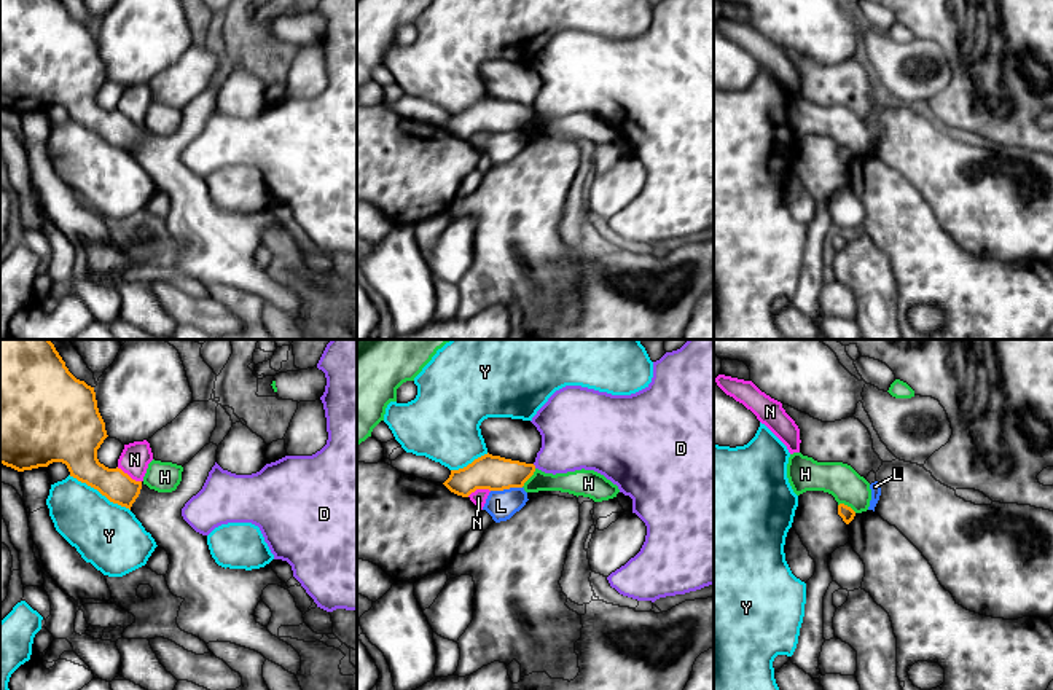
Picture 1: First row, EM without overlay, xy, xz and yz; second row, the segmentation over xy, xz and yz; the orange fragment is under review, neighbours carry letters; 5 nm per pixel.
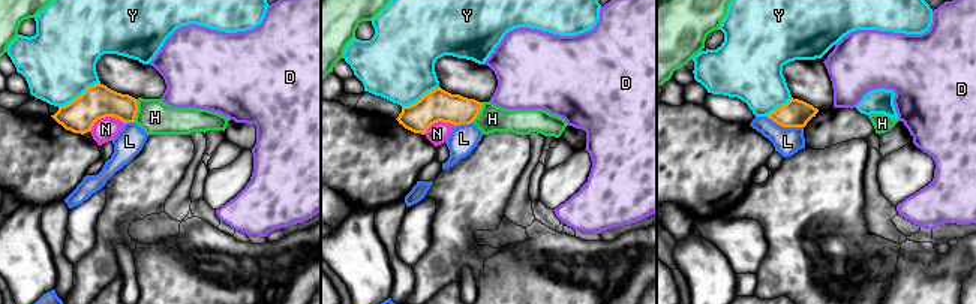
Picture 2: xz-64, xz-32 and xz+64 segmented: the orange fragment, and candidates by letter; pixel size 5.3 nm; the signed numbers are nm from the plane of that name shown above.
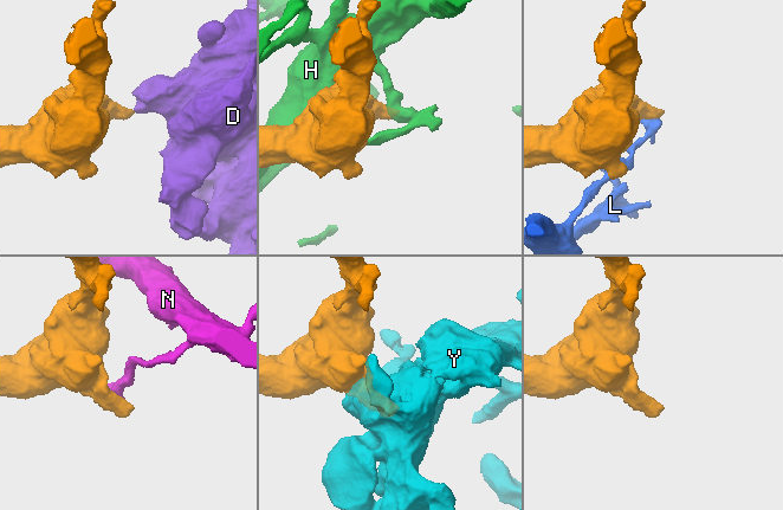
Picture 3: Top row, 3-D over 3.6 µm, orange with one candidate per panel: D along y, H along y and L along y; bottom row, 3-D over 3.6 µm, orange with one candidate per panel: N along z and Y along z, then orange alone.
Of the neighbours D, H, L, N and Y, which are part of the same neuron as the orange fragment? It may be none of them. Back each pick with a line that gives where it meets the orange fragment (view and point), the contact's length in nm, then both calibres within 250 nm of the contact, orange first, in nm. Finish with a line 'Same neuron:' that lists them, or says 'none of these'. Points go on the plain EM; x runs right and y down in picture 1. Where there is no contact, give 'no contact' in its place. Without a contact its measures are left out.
Same neuron: none of these

